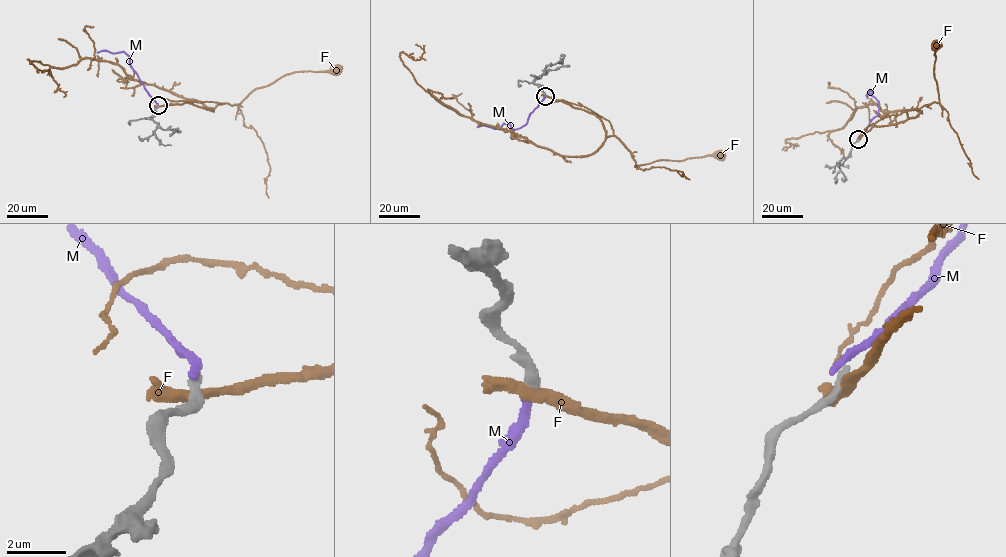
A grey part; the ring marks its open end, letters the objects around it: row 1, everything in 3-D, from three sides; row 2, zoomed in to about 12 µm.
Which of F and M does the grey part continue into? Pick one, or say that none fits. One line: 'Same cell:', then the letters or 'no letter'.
Same cell: no letter

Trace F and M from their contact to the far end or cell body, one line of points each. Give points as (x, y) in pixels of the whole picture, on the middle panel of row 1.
F: (545, 95), (595, 114), (608, 137), (616, 136), (627, 148), (635, 165), (720, 153)
M: (544, 95), (525, 124), (517, 129), (509, 124), (495, 128), (477, 127)

